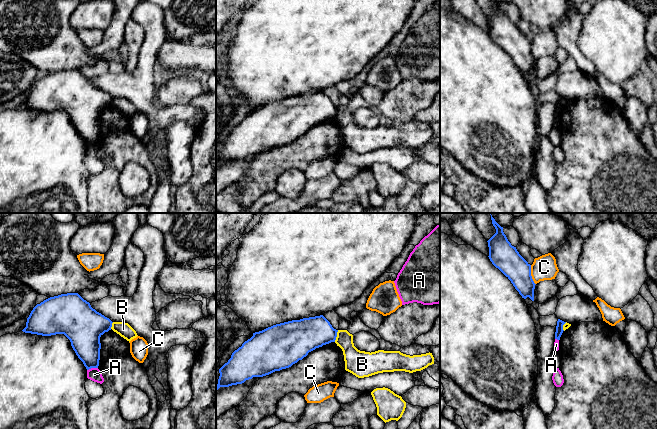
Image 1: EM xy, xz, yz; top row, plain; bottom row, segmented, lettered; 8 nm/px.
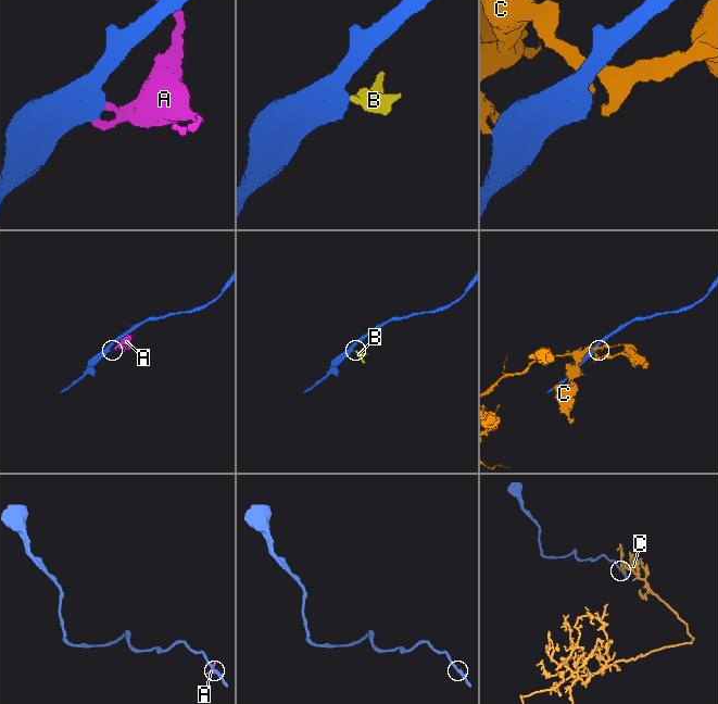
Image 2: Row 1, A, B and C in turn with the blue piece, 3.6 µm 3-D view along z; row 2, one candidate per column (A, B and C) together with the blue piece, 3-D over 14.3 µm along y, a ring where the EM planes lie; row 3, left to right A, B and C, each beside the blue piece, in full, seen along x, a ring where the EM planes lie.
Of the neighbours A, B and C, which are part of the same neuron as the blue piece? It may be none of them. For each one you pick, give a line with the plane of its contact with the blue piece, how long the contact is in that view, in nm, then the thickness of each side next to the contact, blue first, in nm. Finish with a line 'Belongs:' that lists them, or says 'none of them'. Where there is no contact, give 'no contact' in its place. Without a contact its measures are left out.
Belongs: none of them

